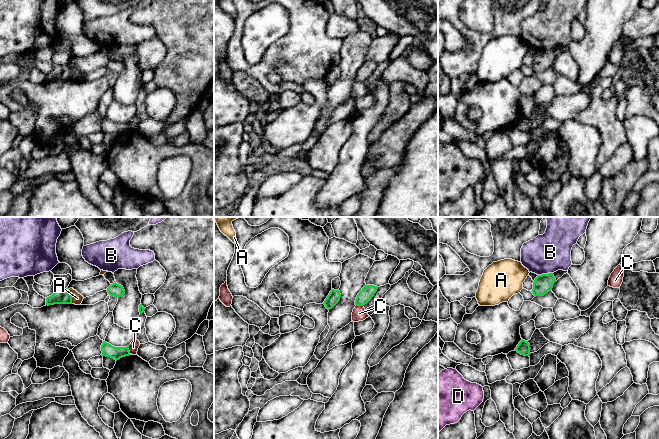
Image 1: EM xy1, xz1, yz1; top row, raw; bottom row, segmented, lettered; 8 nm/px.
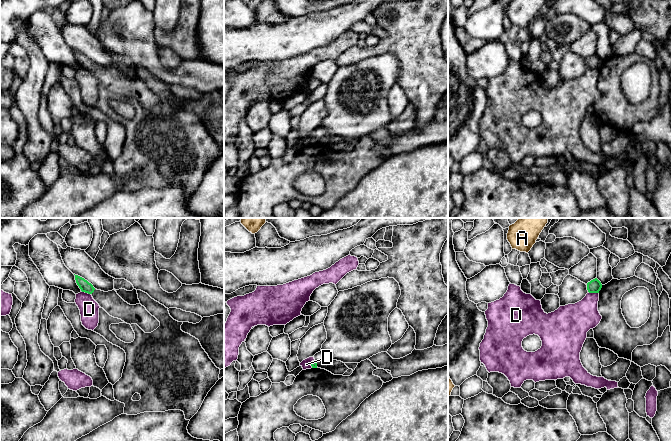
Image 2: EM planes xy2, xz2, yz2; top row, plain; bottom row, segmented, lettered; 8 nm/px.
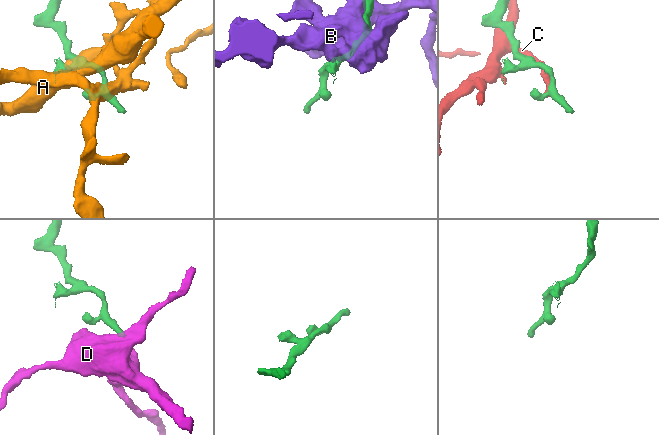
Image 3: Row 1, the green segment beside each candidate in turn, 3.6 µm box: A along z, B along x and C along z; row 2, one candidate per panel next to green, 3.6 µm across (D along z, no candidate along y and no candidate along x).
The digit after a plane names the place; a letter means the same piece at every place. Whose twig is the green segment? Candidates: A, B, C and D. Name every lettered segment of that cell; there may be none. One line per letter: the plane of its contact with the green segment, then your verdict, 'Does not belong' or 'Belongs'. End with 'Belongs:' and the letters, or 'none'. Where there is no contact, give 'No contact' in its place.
A: Touches green in xy1. Does not belong
B: Touches green in yz1. Does not belong
C: Touches green in xy1. Does not belong
D: Touches green in yz2. Does not belong
Belongs: none

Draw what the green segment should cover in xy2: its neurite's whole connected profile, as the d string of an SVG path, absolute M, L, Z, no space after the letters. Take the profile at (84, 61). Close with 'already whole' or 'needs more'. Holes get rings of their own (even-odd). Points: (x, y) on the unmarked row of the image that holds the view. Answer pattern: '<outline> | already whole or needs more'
M75 51L82 68L91 70L93 75L110 92L121 95L127 100L137 100L145 109L151 109L160 102L160 98L141 80L130 81L115 66L104 68L97 66L84 54Z | needs more

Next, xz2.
M320 127L314 132L314 137L311 138L312 144L321 144L331 148L334 151L343 151L349 145L345 139L330 135L324 128Z | needs more

